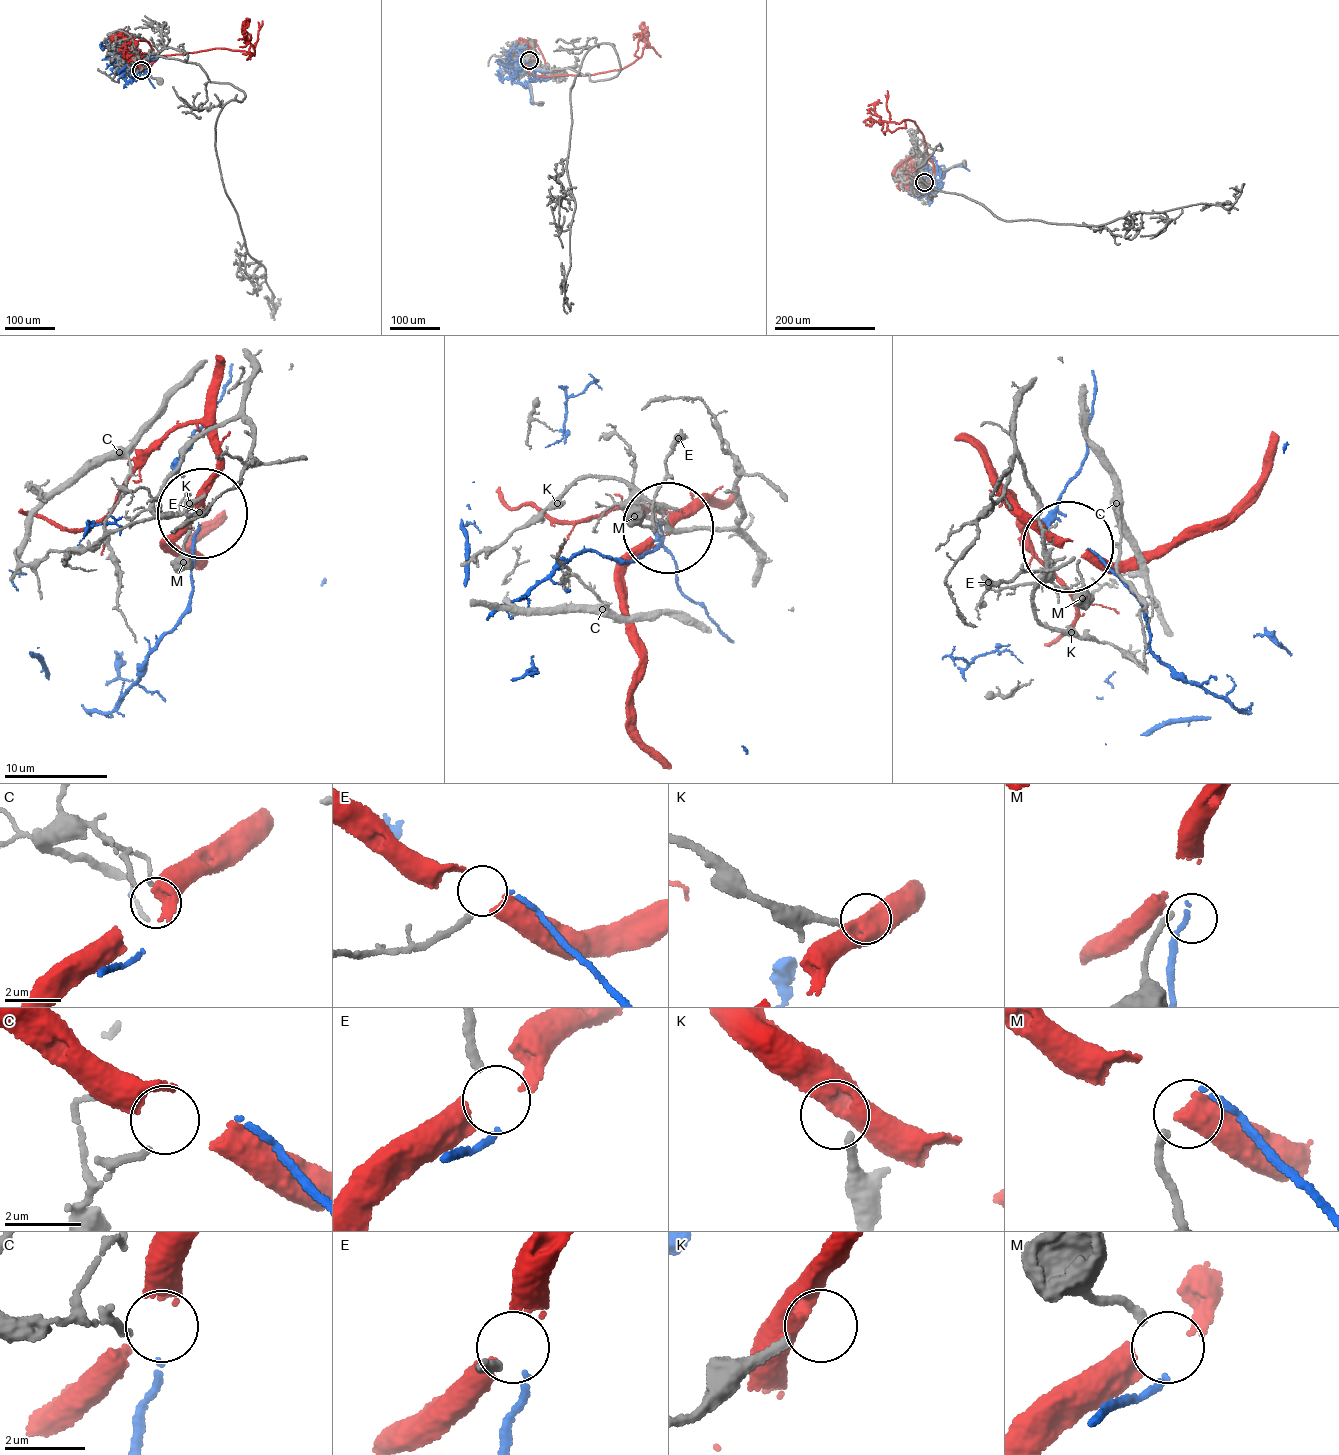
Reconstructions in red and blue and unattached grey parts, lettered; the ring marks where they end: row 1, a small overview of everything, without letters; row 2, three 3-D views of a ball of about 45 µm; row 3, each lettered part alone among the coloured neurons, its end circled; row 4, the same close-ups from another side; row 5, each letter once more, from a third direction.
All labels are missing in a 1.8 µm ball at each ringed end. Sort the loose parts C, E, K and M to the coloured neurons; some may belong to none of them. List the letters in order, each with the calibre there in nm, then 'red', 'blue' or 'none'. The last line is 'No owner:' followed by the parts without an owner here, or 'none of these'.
C: 150 nm | none
E: 240 nm | blue
K: 240 nm | none
M: 200 nm | none
No owner: C, K, M

